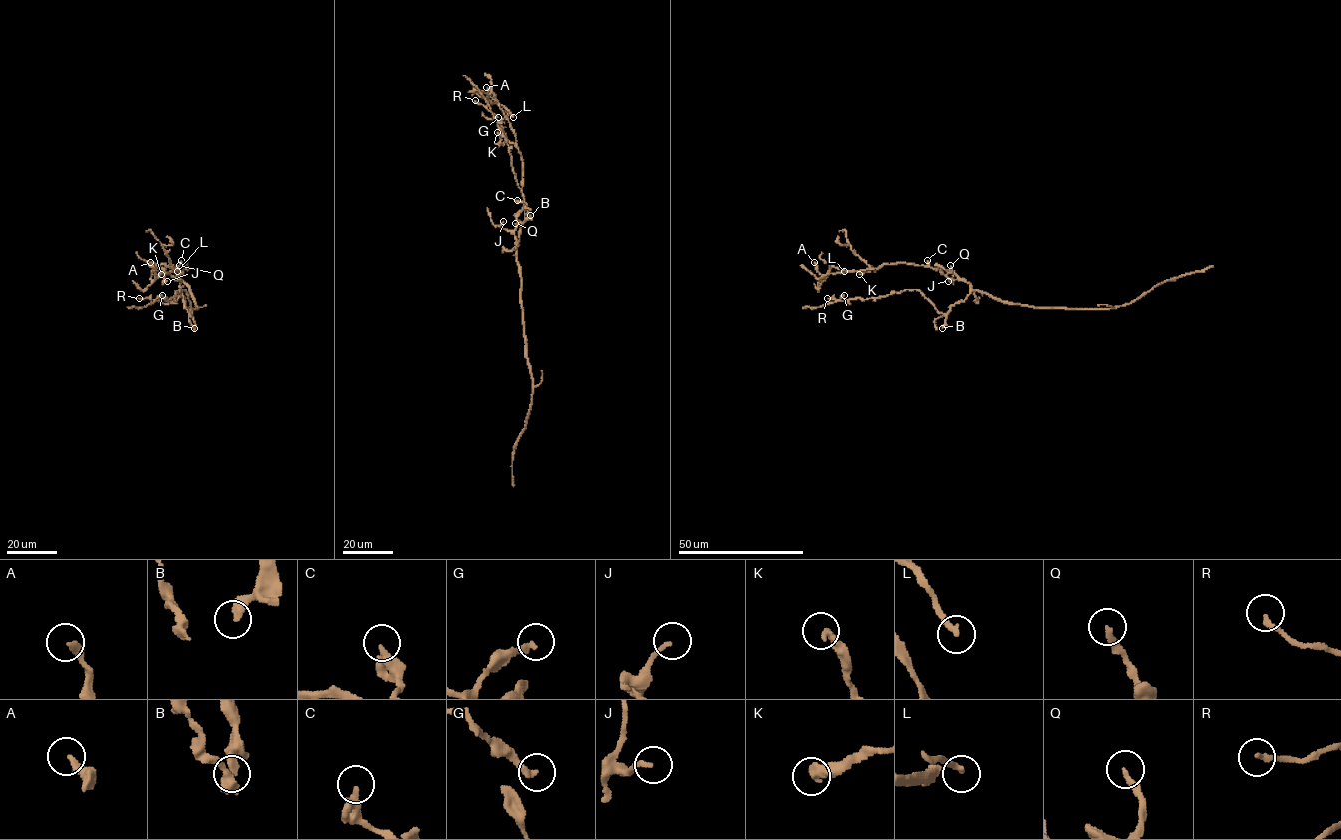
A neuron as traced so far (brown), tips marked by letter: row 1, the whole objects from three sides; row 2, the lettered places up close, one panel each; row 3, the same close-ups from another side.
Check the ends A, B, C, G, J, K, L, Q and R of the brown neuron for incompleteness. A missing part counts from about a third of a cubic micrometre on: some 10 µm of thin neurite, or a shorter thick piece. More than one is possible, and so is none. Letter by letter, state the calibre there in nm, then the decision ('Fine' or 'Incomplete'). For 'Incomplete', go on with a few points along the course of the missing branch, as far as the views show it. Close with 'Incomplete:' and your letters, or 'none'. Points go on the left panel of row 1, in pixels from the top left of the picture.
A: Thickness 320 nm. Fine
B: Thickness 340 nm. Fine
C: Thickness 360 nm. Fine
G: Thickness 260 nm. Fine
J: Thickness 180 nm. Fine
K: Thickness 320 nm. Fine
L: Thickness 240 nm. Fine
Q: Thickness 240 nm. Incomplete
R: Thickness 190 nm. Fine
Incomplete: Q

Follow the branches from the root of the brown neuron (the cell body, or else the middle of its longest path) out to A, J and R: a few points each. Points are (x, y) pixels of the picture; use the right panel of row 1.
A: (987, 294), (975, 291), (969, 282), (949, 279), (930, 266), (894, 263), (823, 275), (814, 262)
J: (987, 294), (975, 291), (969, 282), (955, 274), (953, 280), (948, 281)
R: (987, 294), (972, 290), (963, 301), (954, 304), (946, 315), (940, 313), (916, 290), (867, 299), (827, 298)

